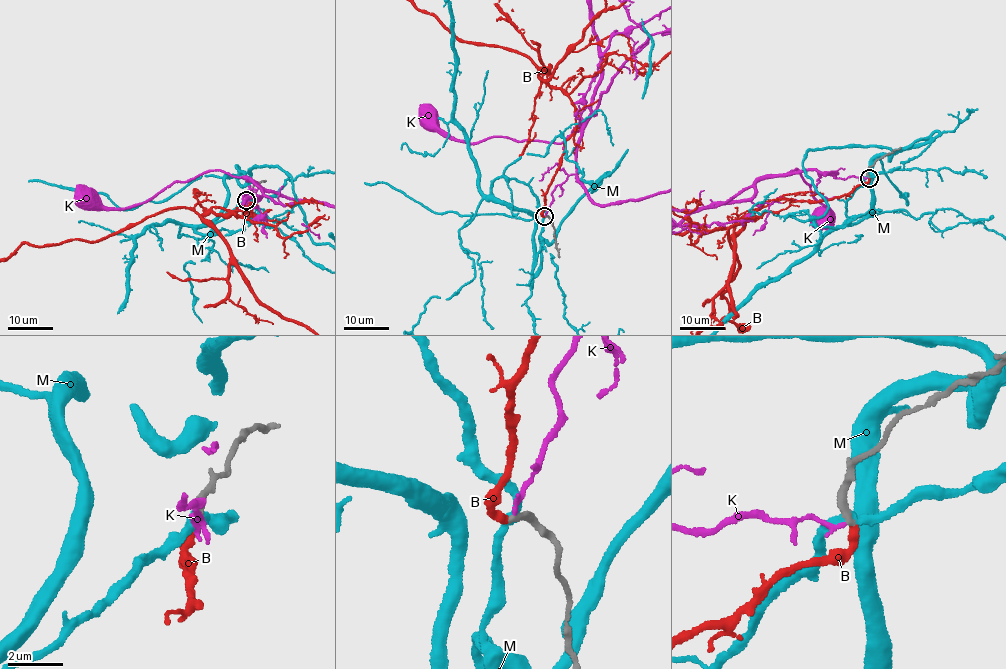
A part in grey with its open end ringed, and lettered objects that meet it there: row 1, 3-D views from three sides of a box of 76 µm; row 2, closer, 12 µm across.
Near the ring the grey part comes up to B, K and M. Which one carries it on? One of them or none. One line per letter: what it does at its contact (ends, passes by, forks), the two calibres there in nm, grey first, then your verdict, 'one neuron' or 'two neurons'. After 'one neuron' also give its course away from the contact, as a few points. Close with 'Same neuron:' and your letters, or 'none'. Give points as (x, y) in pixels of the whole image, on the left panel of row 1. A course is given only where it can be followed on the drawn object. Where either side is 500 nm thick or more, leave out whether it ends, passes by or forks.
B: it ends there; 280 nm thick on the grey side, 300 nm on the other; one neuron
K: it ends there; 300 nm thick on the grey side, 160 nm on the other; two neurons
M: it passes by; 320 nm thick on the grey side, 300 nm on the other; two neurons
Same neuron: B

